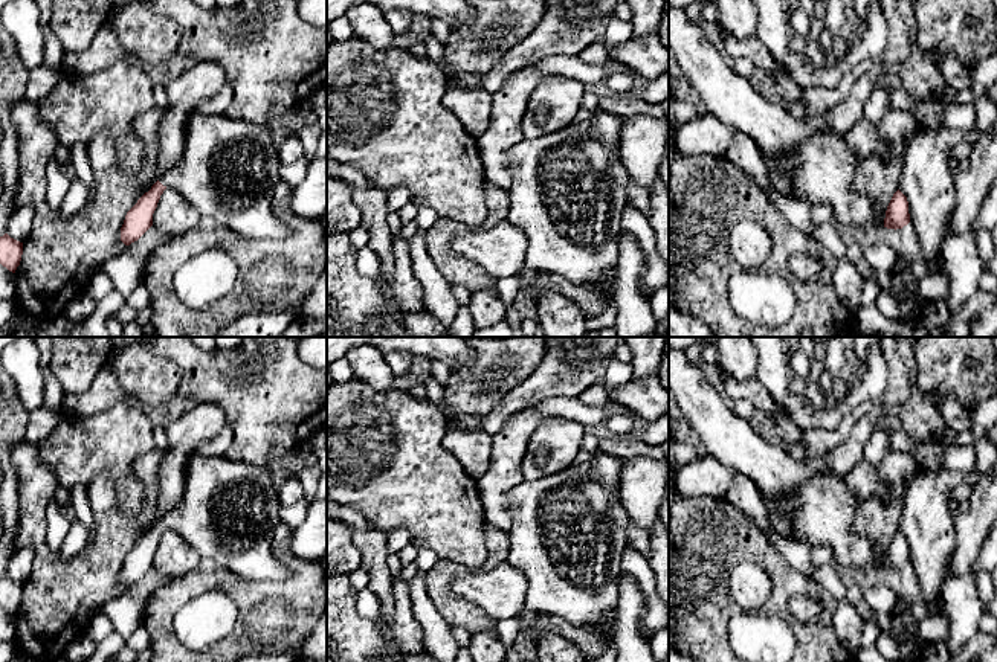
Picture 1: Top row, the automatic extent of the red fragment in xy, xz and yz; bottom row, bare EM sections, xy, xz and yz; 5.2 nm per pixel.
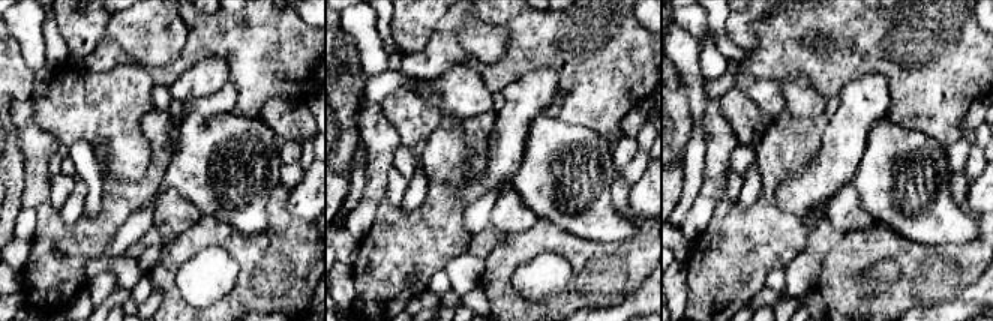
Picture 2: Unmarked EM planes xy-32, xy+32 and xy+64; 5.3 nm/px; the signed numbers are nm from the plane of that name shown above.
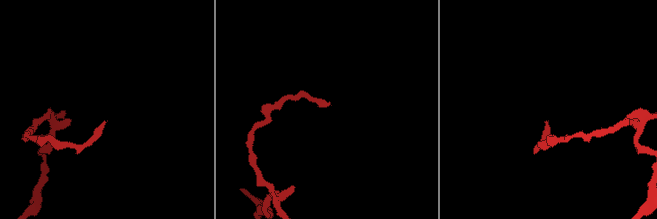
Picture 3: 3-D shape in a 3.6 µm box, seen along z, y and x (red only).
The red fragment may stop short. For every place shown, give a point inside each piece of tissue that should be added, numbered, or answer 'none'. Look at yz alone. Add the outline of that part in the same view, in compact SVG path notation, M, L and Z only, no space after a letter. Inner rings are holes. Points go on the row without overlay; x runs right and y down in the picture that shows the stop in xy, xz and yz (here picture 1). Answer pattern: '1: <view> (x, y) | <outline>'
none

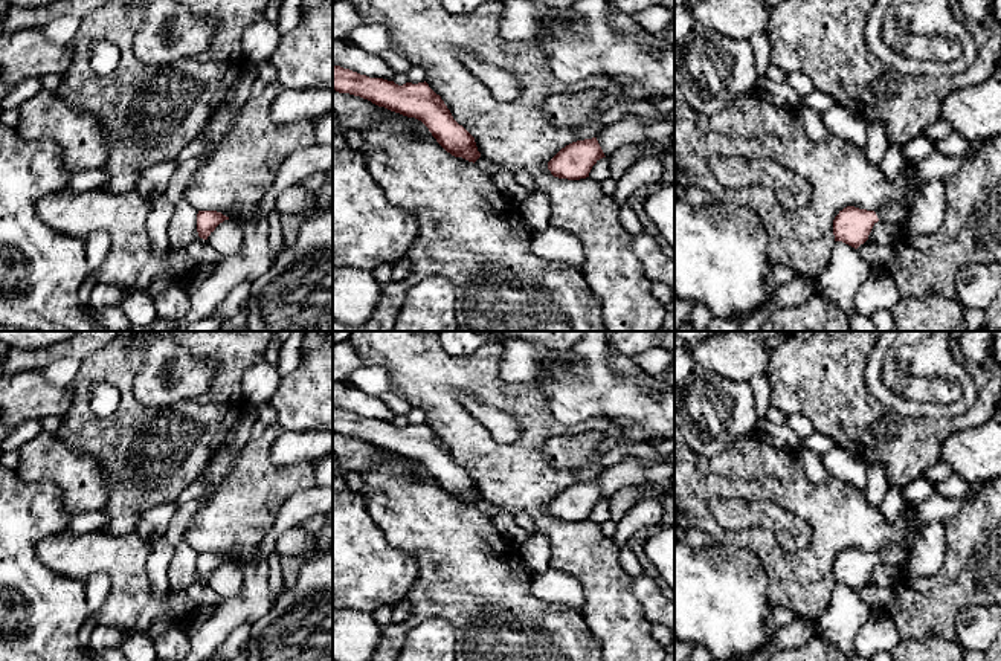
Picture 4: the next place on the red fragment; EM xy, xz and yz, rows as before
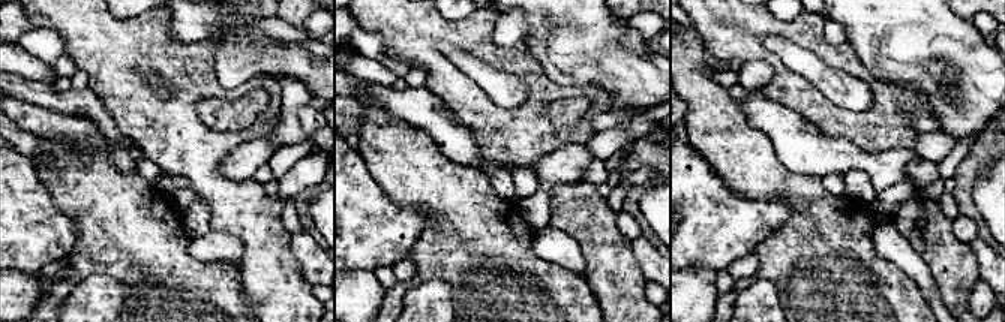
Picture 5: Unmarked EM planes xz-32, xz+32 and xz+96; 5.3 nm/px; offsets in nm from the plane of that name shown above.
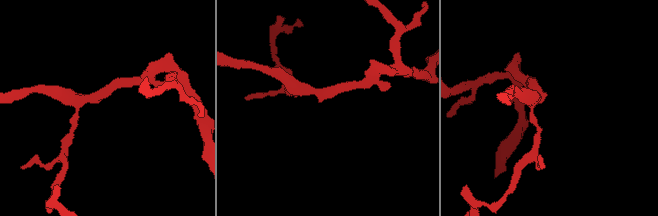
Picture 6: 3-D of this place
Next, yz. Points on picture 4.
1: yz (898, 554) | M894 543L876 553L879 562L896 565L902 569L905 568L909 556L911 556L911 547L906 547L903 543Z

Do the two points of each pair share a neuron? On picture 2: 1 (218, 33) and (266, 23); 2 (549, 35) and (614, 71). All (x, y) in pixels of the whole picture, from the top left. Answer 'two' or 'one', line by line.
1: one
2: one

